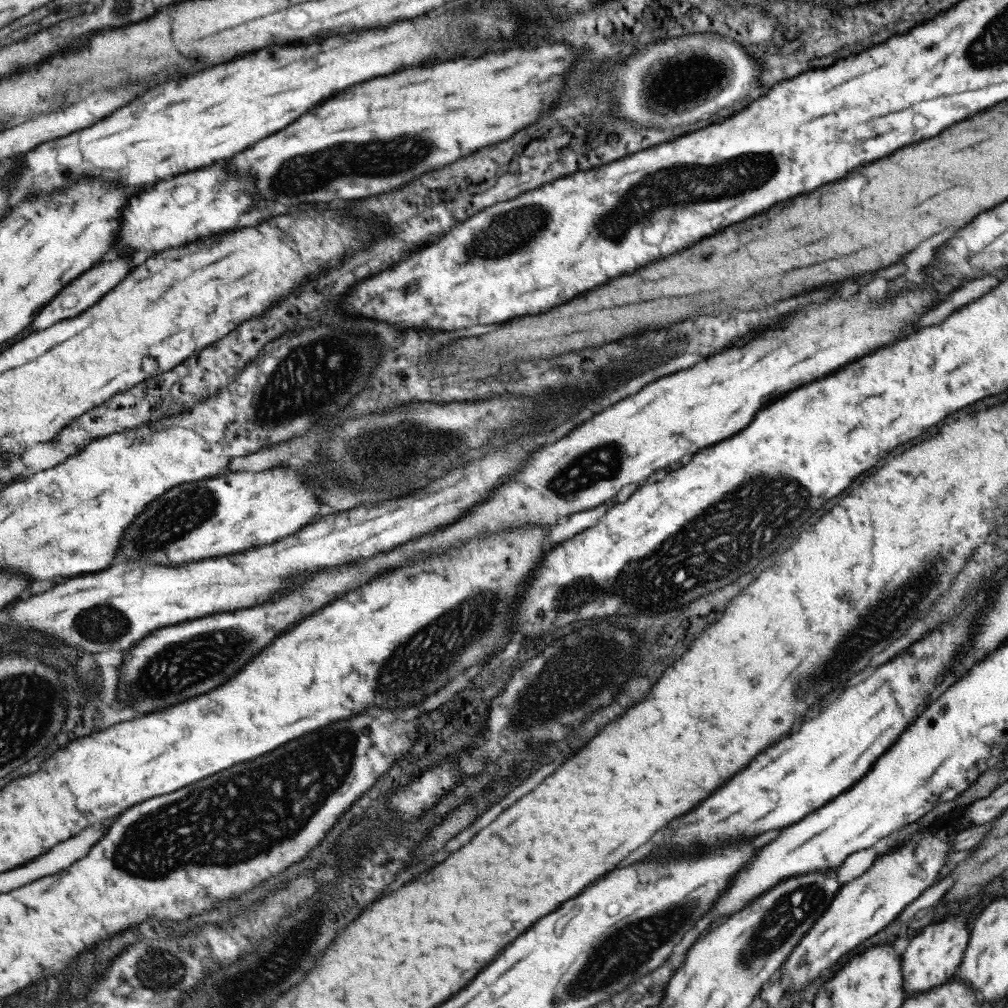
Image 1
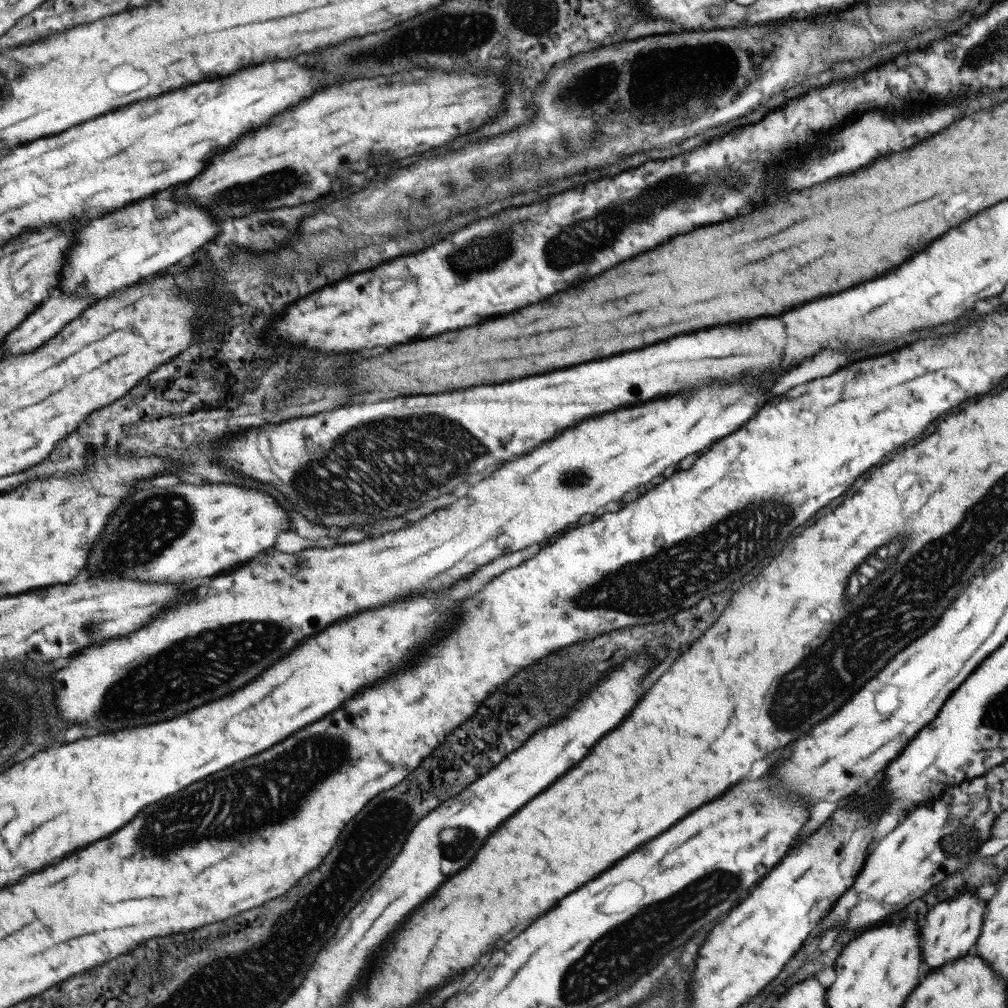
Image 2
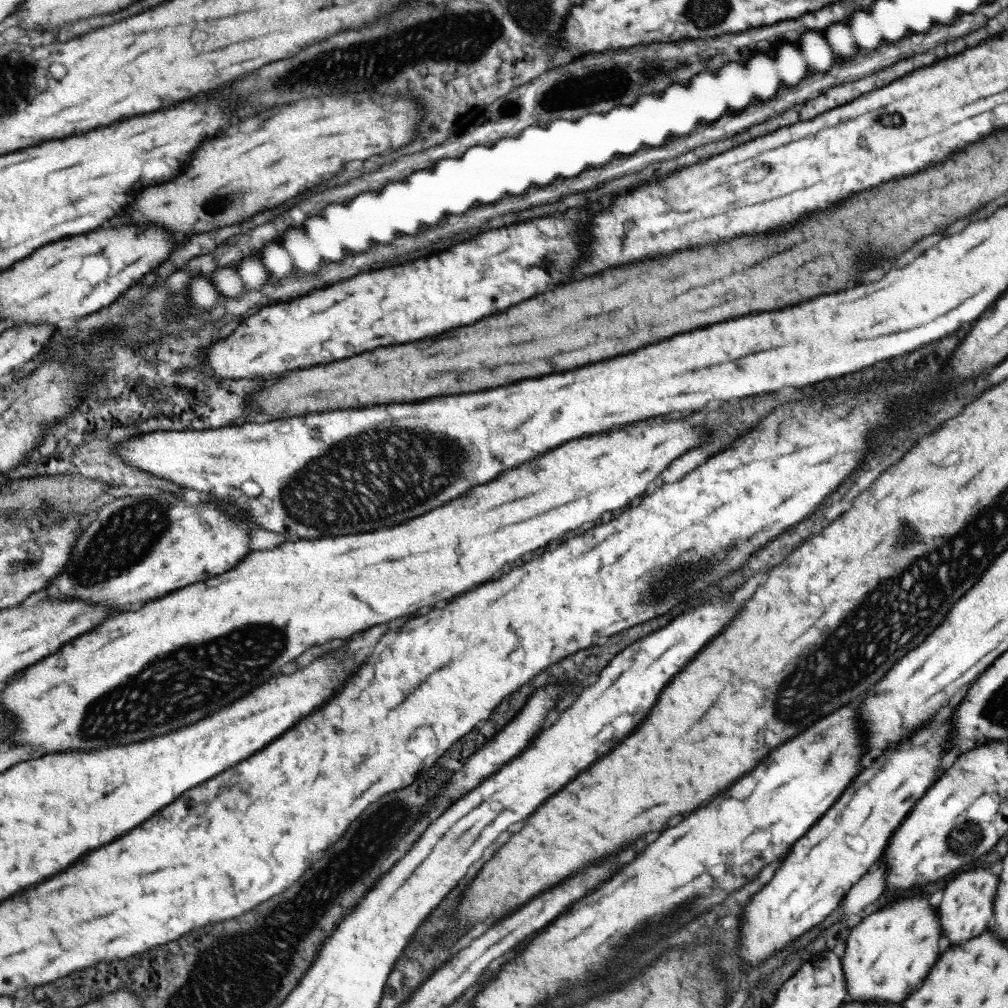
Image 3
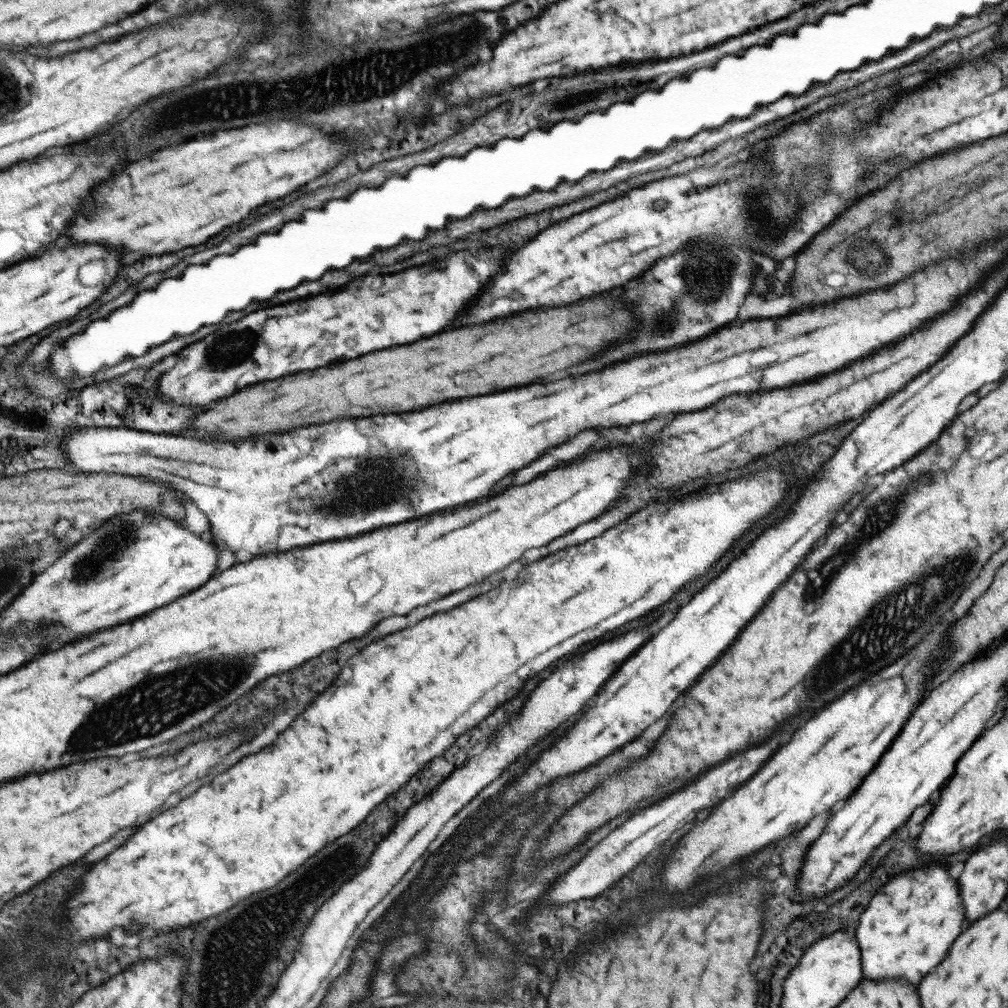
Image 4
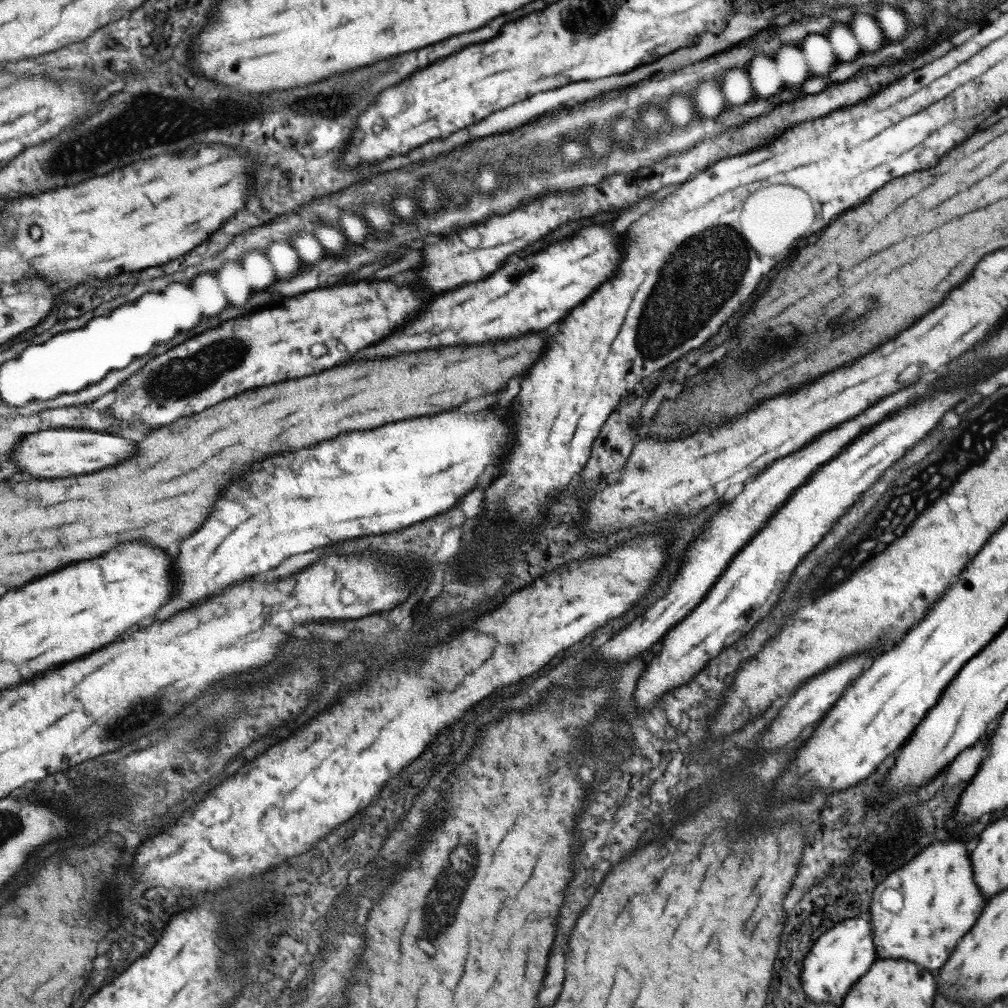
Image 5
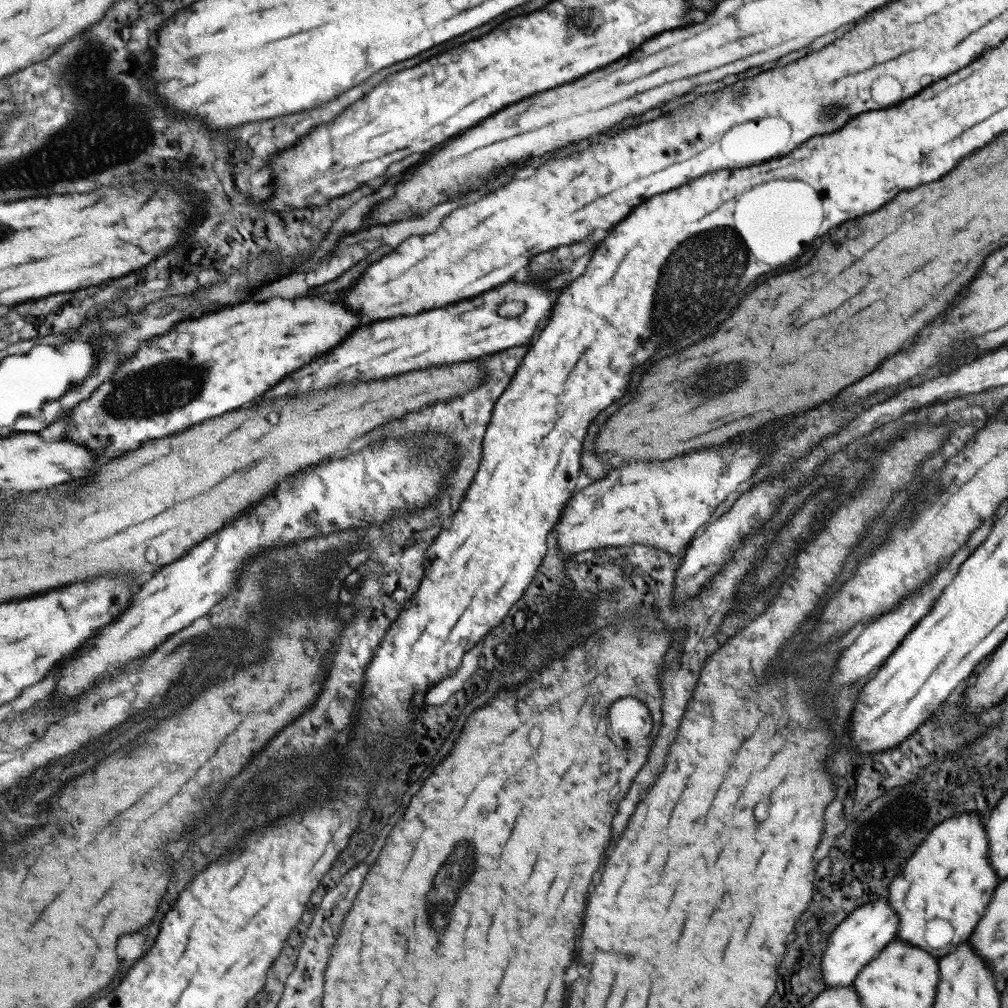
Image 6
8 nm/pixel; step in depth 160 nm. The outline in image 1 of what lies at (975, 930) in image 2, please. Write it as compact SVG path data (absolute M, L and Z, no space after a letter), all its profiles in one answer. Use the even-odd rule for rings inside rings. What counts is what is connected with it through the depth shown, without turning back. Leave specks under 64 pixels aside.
M945 916L941 922L925 926L905 948L901 960L901 974L905 980L905 992L925 992L927 986L943 984L945 980L955 976L957 966L962 959L963 951L968 943L969 930L965 925L965 918L959 916Z

